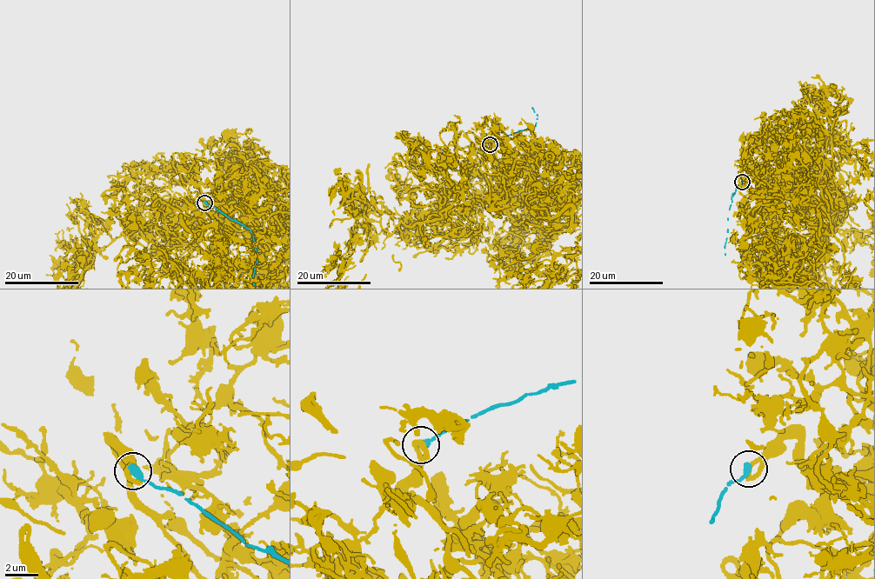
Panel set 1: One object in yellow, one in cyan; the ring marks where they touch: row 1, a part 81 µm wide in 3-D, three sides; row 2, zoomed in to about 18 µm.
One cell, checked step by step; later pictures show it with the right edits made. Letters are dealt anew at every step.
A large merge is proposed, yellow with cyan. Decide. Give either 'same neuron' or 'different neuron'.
different neuron

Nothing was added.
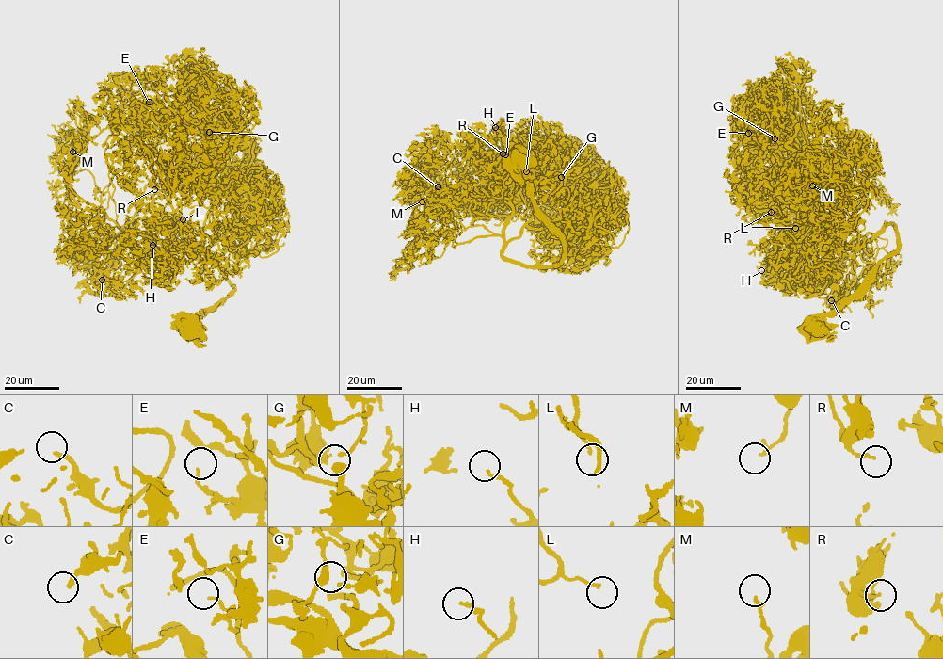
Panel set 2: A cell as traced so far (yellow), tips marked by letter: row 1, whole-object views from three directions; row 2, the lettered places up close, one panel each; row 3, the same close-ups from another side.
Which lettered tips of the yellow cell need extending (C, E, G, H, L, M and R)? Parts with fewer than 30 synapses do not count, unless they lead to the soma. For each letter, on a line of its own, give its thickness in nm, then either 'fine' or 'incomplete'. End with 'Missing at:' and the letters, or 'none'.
C: 200 nm thick; fine
E: 130 nm thick; fine
G: 110 nm thick; fine
H: 130 nm thick; fine
L: 120 nm thick; fine
M: 170 nm thick; fine
R: 130 nm thick; fine
Missing at: none

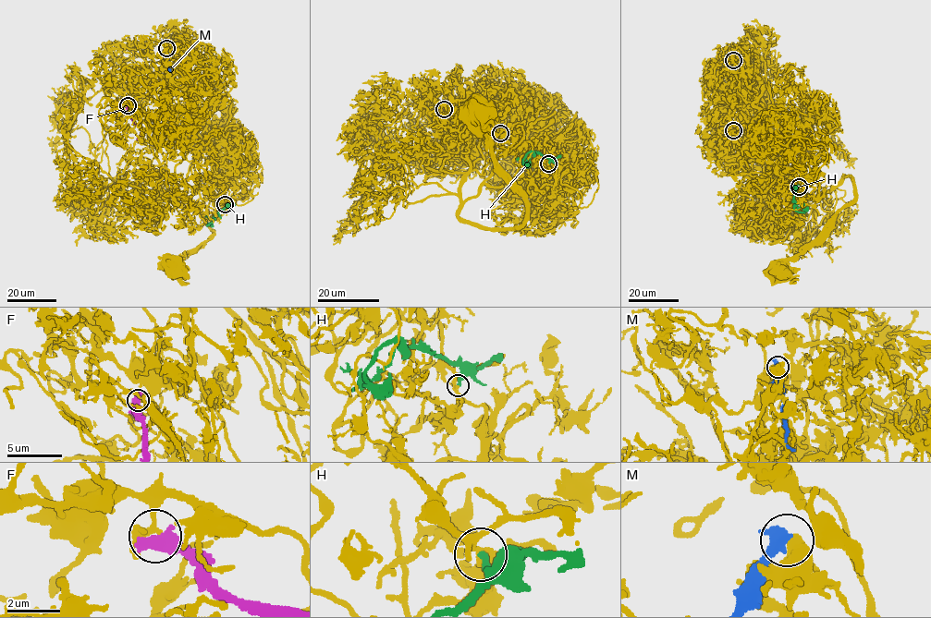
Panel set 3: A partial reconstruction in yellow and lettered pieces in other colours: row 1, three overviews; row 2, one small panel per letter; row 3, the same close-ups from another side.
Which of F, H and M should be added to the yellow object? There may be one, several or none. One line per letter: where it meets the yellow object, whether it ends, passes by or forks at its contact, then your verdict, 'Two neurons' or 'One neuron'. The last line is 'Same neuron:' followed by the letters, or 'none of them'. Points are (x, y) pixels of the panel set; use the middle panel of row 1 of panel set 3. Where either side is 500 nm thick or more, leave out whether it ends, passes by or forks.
F: Touches yellow at (444, 109). Two neurons
H: Touches yellow at (548, 163). It ends there. Two neurons
M: Touches yellow at (500, 133). Two neurons
Same neuron: none of them

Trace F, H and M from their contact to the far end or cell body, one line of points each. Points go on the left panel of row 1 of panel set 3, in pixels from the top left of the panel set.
F: (128, 105), (131, 118), (140, 129), (137, 139)
H: (225, 204), (207, 224), (213, 226)
M: (166, 48), (170, 75)

